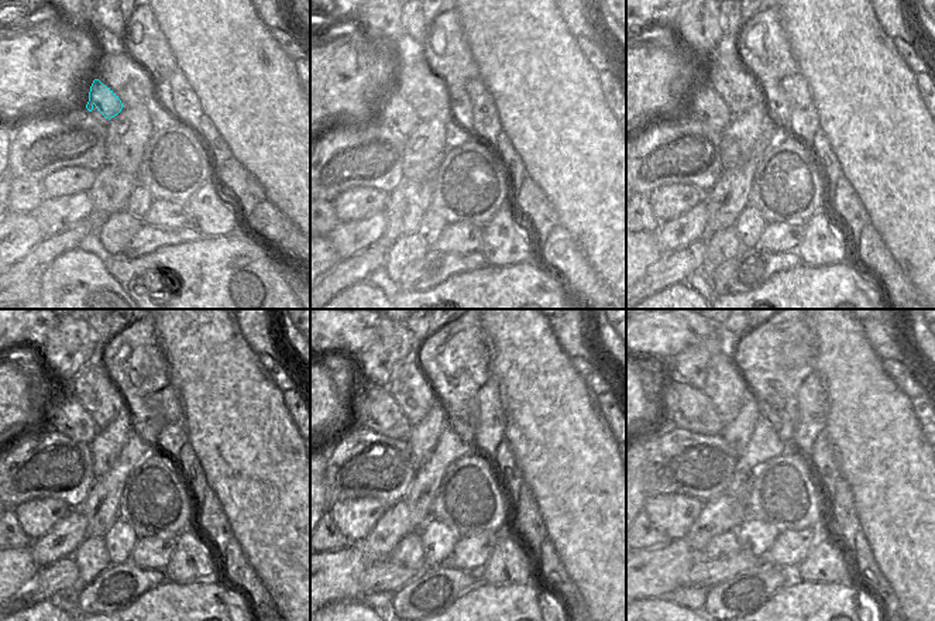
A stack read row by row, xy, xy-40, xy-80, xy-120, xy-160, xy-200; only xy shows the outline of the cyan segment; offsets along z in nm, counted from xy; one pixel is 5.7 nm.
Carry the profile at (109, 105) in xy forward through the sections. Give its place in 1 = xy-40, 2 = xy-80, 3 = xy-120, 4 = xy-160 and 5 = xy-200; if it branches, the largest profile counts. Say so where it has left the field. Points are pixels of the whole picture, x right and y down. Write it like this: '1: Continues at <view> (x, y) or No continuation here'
1: Continues at xy-40 (396, 113)
2: Continues at xy-80 (705, 106)
3: Continues at xy-120 (68, 417)
4: Continues at xy-160 (374, 408)
5: Continues at xy-200 (683, 407)

